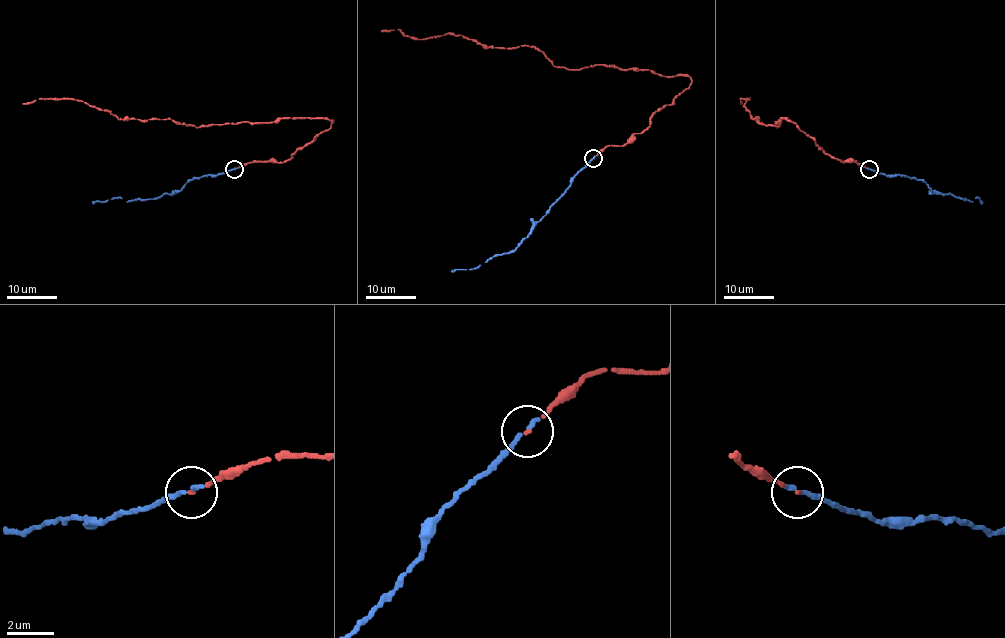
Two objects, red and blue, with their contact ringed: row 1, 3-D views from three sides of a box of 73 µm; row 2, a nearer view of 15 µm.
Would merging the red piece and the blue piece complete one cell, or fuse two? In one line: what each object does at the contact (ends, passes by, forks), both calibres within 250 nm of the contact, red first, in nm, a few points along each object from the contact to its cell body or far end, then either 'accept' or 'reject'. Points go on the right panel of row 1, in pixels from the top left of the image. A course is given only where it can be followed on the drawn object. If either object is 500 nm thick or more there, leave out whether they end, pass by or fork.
red ends there; blue ends there; 100 nm thick on the red side, 240 nm on the other; red runs (869, 169), (830, 156), (787, 117), (777, 127), (753, 120), (743, 106), (749, 98), (739, 98), (742, 103); blue runs (868, 169), (886, 175), (922, 179), (933, 191), (950, 193), (973, 202), (979, 198), (980, 203); accept

